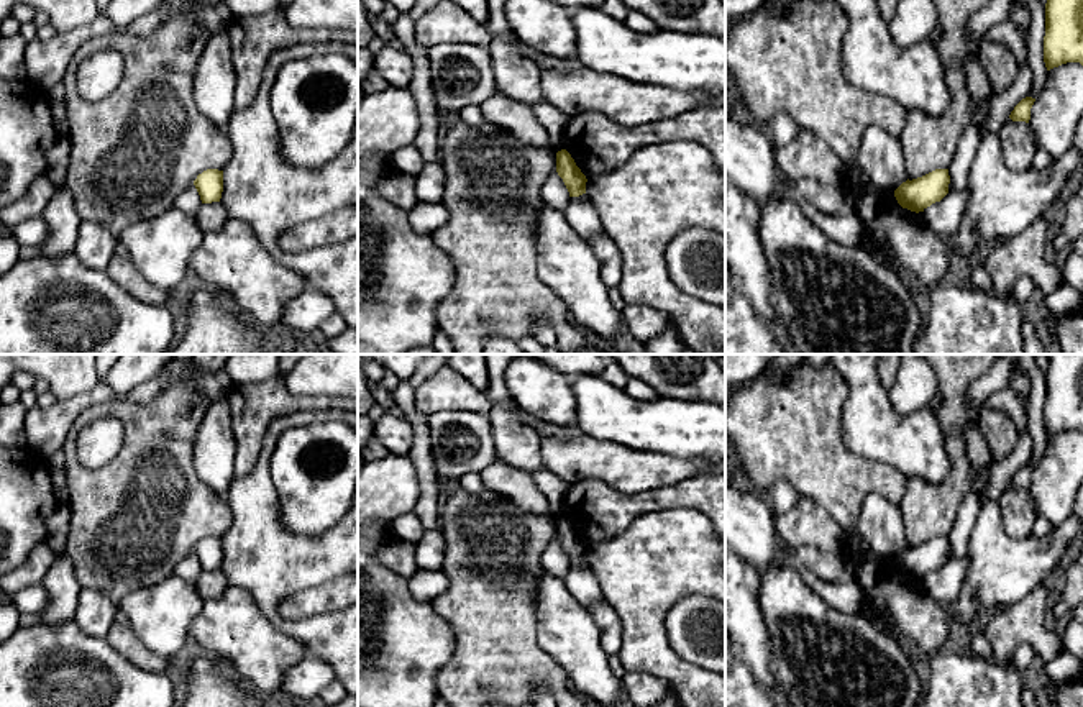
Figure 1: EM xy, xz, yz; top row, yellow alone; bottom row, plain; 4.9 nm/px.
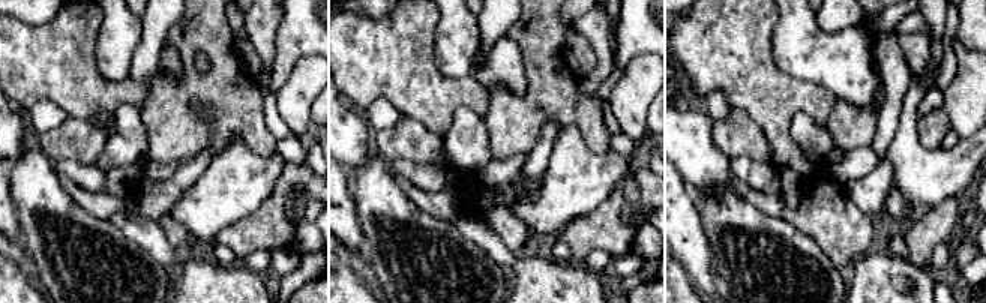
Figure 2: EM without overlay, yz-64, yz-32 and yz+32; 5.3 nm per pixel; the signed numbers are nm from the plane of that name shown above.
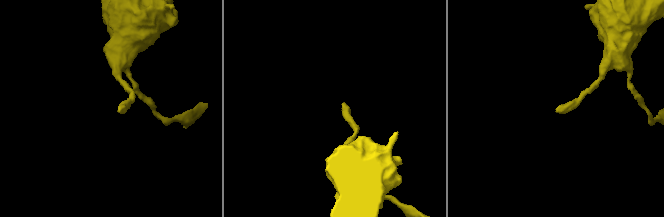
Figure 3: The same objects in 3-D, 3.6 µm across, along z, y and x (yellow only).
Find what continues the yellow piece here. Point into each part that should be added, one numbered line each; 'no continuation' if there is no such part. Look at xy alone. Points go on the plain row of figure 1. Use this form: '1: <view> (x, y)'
no continuation

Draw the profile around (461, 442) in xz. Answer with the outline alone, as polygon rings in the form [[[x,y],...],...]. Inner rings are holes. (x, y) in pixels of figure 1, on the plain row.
[[[440,410],[427,420],[438,482],[479,474],[496,459],[489,417],[468,410]]]

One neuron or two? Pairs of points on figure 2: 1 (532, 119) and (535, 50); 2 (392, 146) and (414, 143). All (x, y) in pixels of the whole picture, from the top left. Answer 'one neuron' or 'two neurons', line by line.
1: one neuron
2: one neuron

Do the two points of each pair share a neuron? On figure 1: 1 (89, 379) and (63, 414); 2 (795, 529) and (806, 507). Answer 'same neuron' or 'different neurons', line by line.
1: different neurons
2: same neuron

